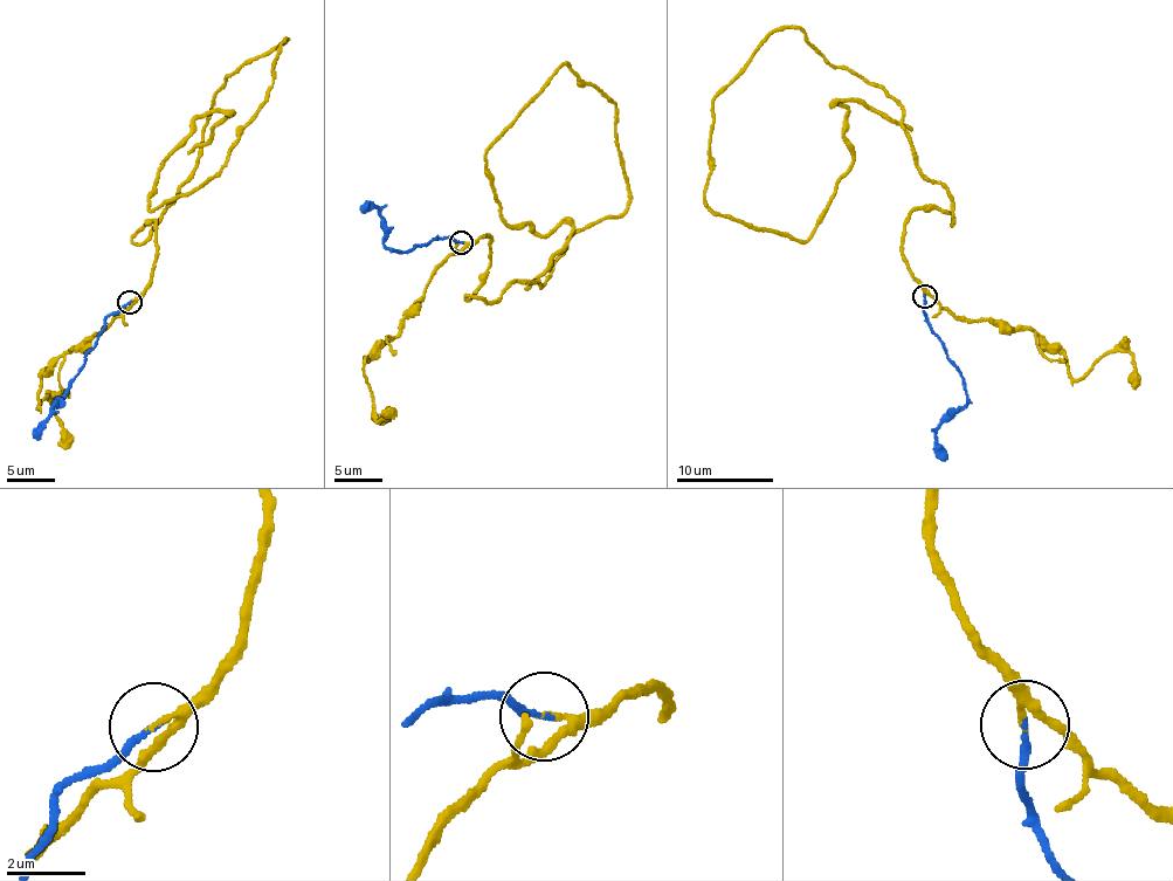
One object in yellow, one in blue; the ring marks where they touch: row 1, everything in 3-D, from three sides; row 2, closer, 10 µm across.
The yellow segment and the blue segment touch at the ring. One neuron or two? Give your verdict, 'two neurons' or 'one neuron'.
one neuron

